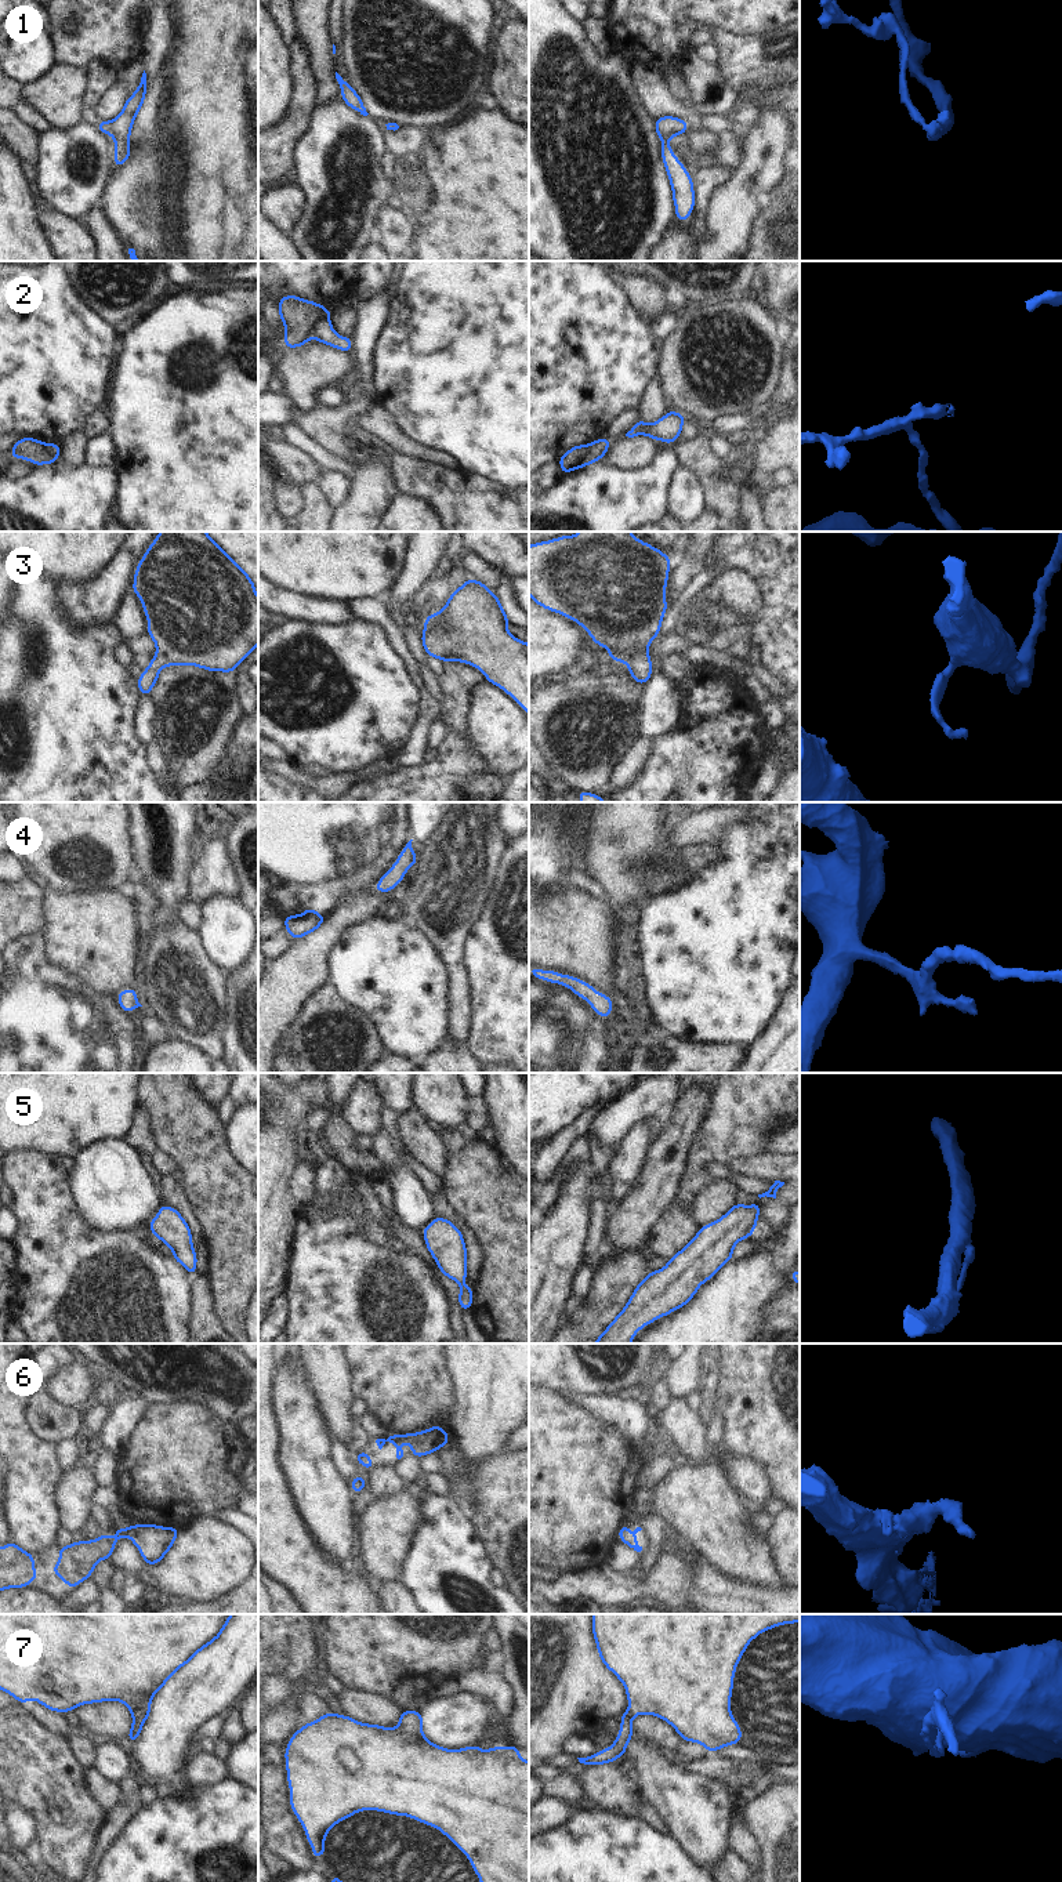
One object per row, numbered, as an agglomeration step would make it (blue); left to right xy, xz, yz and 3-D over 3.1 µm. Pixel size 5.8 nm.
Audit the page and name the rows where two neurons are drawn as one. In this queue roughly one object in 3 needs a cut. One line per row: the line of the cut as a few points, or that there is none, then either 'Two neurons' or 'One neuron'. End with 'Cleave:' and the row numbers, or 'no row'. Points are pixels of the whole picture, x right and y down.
1: No split. One neuron
2: Split along xz (327, 318), (321, 319), (312, 327), (311, 337). Two neurons
3: No split. One neuron
4: No split. One neuron
5: No split. One neuron
6: No split. One neuron
7: No split. One neuron
Cleave: 2

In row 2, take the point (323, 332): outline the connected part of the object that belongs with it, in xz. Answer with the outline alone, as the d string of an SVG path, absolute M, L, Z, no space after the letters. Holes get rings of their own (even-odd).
M330 319L319 320L312 327L312 338L318 340L322 344L337 348L338 351L347 351L347 352L352 351L351 337L338 336L334 331Z

